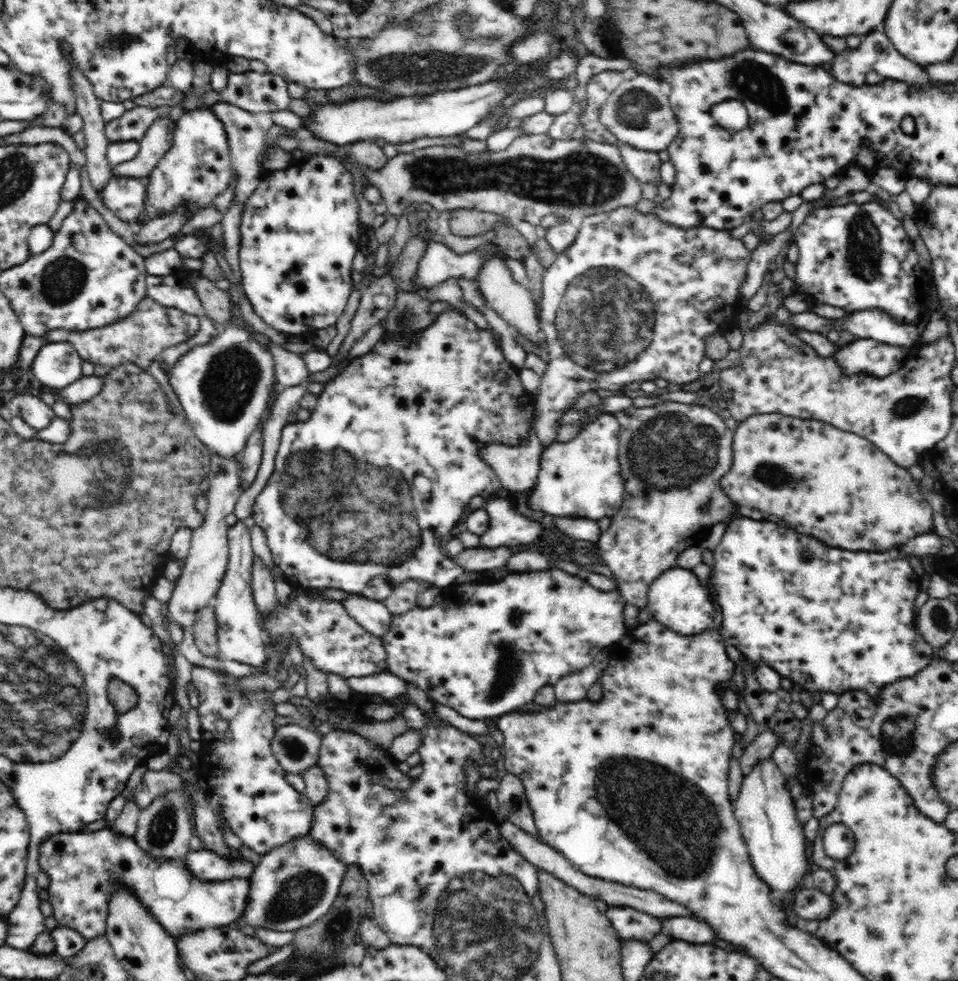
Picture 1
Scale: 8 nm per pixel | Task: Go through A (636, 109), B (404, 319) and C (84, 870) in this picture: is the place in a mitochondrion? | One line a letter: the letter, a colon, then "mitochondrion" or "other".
A: mitochondrion
B: mitochondrion
C: other

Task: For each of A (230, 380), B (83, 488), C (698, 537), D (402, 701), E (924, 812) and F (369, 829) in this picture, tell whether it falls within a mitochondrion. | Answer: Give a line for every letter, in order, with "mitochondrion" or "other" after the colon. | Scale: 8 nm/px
A: mitochondrion
B: mitochondrion
C: other
D: other
E: other
F: other

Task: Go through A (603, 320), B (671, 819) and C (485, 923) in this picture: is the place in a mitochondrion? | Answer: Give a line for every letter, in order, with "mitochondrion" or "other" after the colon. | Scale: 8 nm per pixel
A: mitochondrion
B: mitochondrion
C: mitochondrion

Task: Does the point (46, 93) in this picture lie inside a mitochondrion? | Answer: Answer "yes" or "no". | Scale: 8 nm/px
no

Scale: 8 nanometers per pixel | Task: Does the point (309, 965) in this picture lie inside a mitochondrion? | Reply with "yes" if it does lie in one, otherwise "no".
yes

